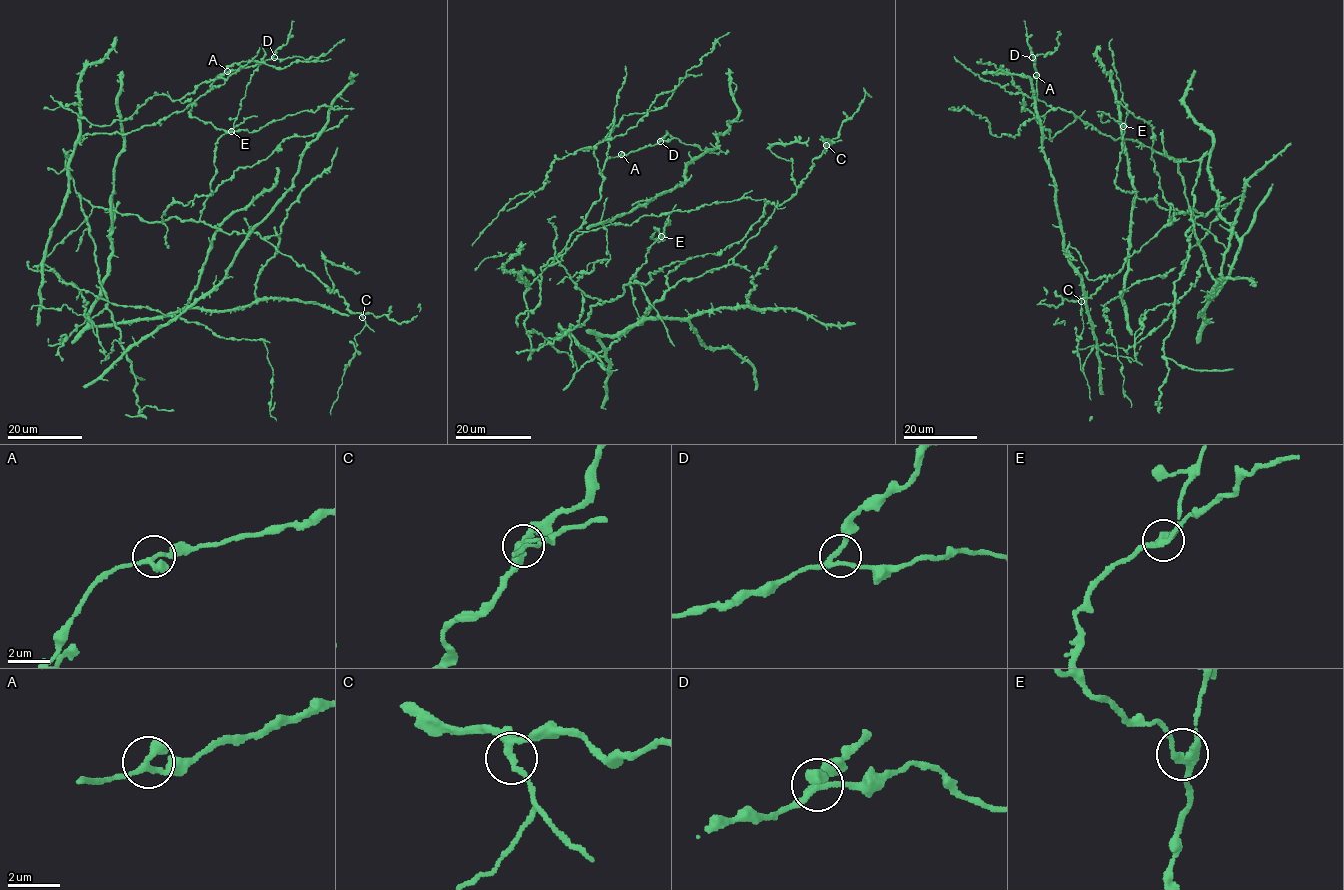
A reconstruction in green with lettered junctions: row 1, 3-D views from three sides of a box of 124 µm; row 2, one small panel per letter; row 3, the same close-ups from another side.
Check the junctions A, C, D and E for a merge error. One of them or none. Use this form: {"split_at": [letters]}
{"split_at": ["C"]}

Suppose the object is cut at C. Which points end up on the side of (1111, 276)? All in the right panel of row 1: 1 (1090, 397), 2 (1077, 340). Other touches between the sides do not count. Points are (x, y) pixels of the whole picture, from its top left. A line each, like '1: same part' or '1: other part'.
1: other part
2: other part

